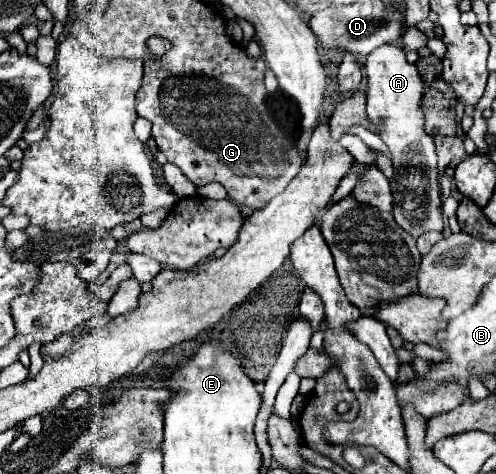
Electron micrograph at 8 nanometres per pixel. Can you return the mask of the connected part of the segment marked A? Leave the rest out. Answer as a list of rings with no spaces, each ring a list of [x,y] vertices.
[[[381,45],[373,53],[367,55],[365,59],[365,75],[367,75],[367,117],[371,119],[373,125],[381,131],[381,139],[393,153],[393,167],[395,167],[395,177],[391,181],[391,191],[393,191],[393,215],[397,223],[407,229],[415,239],[423,231],[441,231],[443,221],[439,215],[441,199],[439,199],[439,183],[437,183],[437,155],[435,155],[435,145],[433,139],[423,131],[423,113],[419,109],[419,101],[423,95],[423,81],[415,65],[411,65],[405,59],[405,51],[397,45]]]

